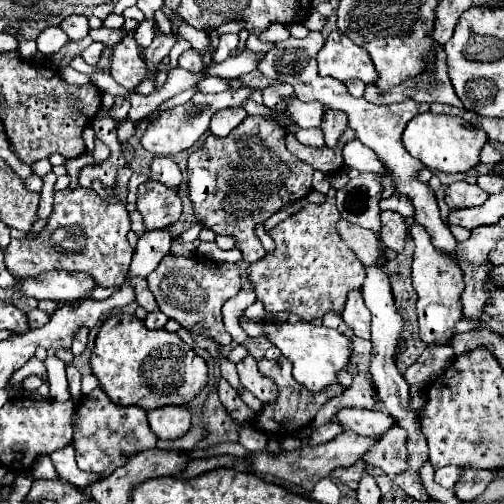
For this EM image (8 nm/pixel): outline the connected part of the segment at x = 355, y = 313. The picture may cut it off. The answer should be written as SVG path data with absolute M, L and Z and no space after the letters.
M353 292L351 296L347 296L347 304L345 310L341 312L343 322L353 330L355 336L359 338L369 338L369 324L371 324L371 314L363 302L361 292Z

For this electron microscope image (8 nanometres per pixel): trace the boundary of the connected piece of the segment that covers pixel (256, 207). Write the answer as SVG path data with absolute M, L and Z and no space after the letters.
M247 116L225 138L209 134L203 146L189 156L187 172L189 198L199 224L215 234L233 236L235 248L241 250L245 262L255 262L265 254L265 248L253 234L255 224L265 222L285 204L307 196L313 178L311 166L299 162L285 148L283 126L263 116Z

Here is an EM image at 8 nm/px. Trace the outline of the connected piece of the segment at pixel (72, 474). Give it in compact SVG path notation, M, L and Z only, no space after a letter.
M65 446L65 448L55 450L55 454L49 456L53 466L55 466L55 472L59 474L59 478L65 478L69 482L73 482L75 486L89 486L93 484L95 480L99 480L97 474L89 474L89 472L83 472L77 468L77 462L75 462L75 450L73 446Z

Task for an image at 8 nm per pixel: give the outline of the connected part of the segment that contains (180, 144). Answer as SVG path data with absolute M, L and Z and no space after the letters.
M245 86L243 90L225 90L219 94L195 94L187 104L163 112L163 118L151 120L145 134L141 136L141 144L145 150L149 150L155 156L173 156L183 150L189 150L209 130L209 118L215 112L219 112L223 108L243 106L243 102L251 98L251 92L253 92L253 88Z

